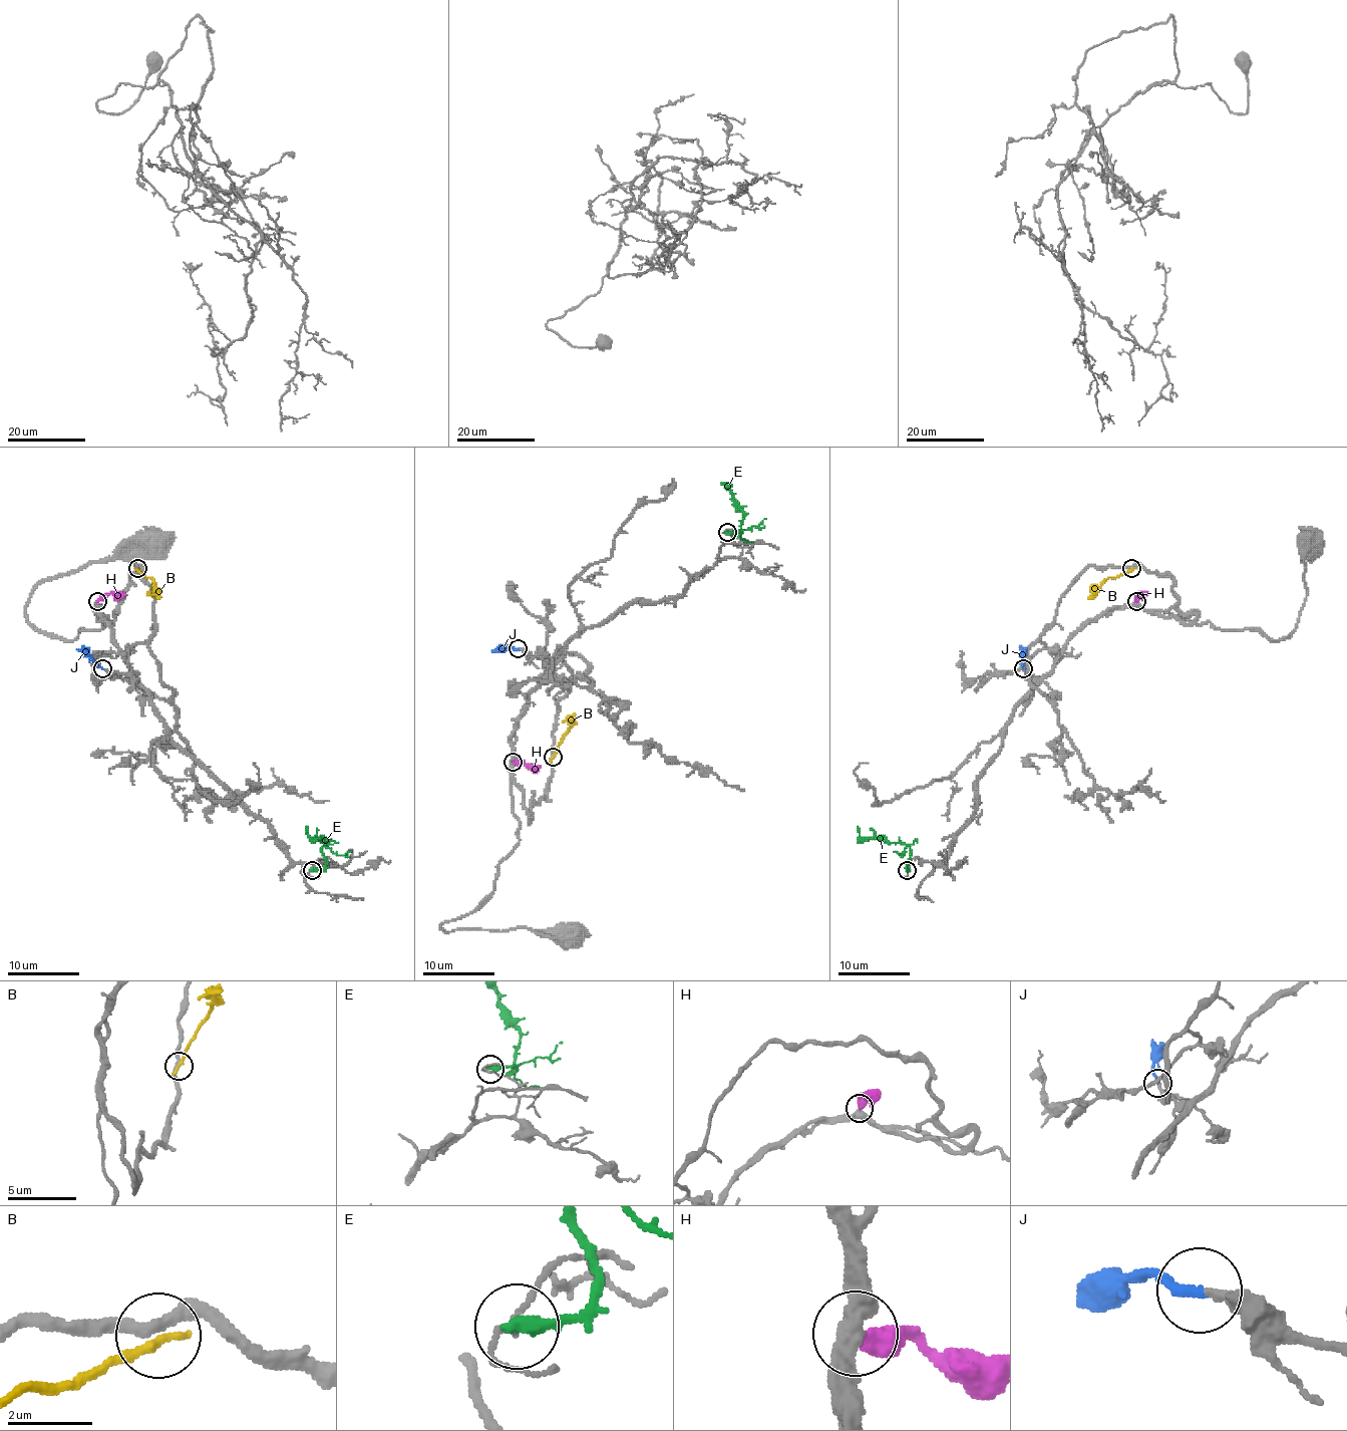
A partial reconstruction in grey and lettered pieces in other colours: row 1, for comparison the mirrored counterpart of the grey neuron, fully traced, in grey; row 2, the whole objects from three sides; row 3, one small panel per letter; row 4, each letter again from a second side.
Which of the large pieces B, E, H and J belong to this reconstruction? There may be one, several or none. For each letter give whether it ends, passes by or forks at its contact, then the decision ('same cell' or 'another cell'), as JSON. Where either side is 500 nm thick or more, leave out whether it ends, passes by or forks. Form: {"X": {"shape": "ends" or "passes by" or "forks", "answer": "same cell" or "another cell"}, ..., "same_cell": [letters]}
{"B": {"shape": "ends", "answer": "another cell"}, "E": {"shape": "ends", "answer": "another cell"}, "H": {"shape": "ends", "answer": "another cell"}, "J": {"shape": "ends", "answer": "same cell"}, "same_cell": ["J"]}

